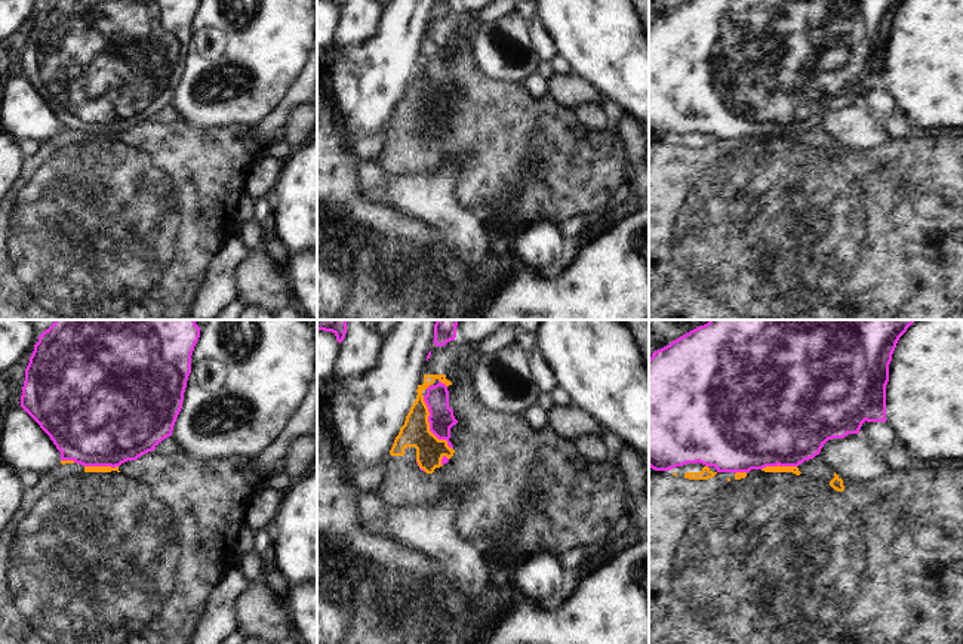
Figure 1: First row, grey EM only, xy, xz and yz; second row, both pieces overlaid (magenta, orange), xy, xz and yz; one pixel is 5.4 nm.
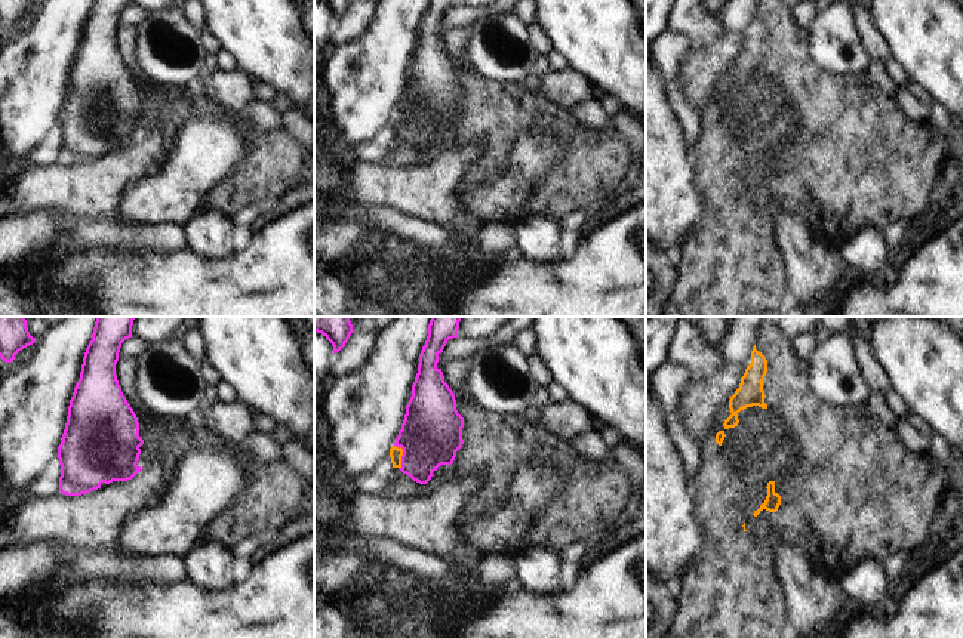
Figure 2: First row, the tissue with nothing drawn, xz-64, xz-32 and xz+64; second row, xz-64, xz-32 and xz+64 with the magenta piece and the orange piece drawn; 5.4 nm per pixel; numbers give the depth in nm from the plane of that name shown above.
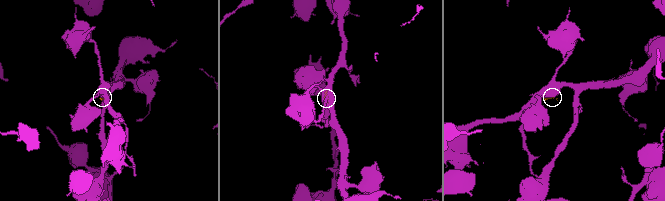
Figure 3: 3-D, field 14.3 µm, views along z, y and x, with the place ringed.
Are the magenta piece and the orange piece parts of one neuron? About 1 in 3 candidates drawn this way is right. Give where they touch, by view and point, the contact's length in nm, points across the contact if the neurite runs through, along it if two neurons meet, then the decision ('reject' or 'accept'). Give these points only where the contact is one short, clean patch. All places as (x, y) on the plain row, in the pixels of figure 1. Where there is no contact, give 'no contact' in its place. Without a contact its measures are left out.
xz (430, 94) | 340 nm | along xz (422, 64), (428, 80), (428, 96), (452, 117) | reject

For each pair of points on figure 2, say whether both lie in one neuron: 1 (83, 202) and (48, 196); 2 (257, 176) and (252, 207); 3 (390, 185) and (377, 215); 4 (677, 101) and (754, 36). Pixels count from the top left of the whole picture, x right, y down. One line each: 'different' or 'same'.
1: same
2: different
3: different
4: different

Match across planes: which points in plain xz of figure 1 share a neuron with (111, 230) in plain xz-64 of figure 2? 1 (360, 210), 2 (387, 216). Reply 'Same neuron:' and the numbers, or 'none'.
Same neuron: 1, 2

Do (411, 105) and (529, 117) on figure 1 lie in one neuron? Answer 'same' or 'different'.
same

